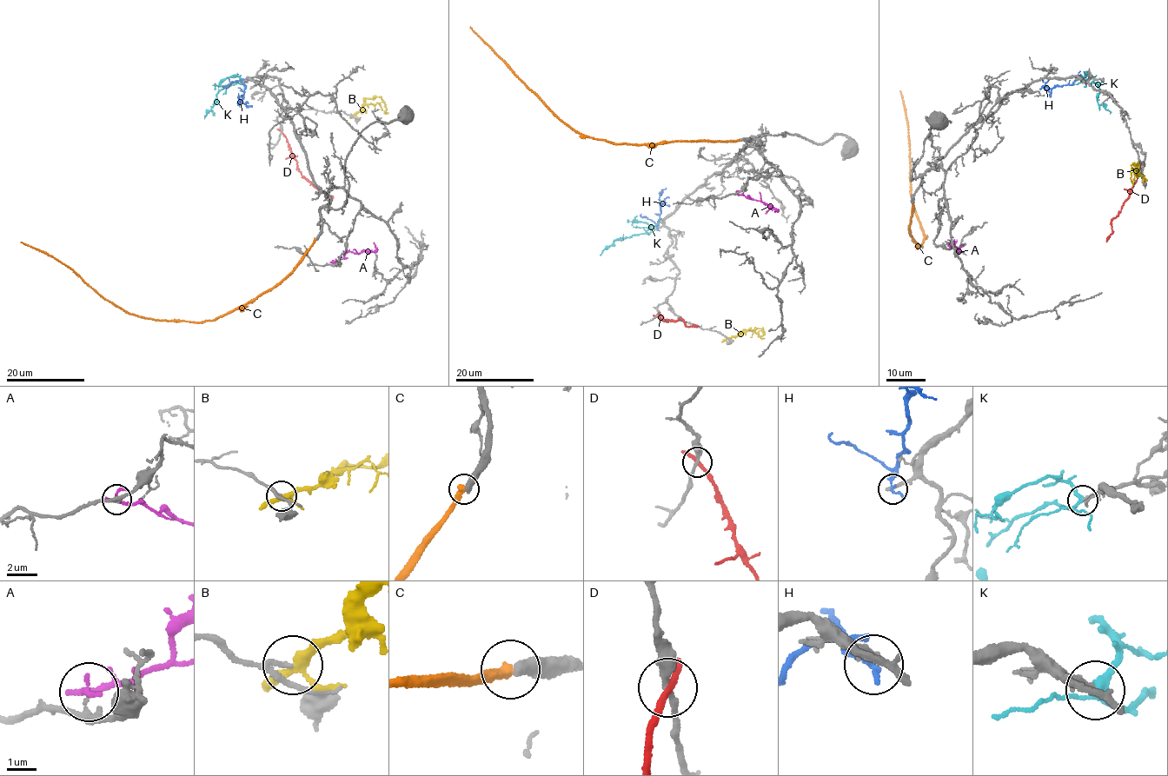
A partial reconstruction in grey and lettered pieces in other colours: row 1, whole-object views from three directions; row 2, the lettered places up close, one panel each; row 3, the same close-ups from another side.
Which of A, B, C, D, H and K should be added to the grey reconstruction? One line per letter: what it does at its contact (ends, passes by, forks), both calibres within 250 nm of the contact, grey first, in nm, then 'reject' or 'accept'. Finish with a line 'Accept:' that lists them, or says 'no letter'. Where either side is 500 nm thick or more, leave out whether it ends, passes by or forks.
A: it passes by; 90 nm thick on the grey side, 180 nm on the other; reject
B: it forks there; 130 nm thick on the grey side, 280 nm on the other; reject
C: it ends there; 440 nm thick on the grey side, 380 nm on the other; reject
D: it passes by; 240 nm thick on the grey side, 220 nm on the other; reject
H: it ends there; 240 nm thick on the grey side, 170 nm on the other; reject
K: it forks there; 200 nm thick on the grey side, 200 nm on the other; accept
Accept: K

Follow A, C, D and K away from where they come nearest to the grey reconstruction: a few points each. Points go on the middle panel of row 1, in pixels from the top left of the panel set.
A: (735, 193), (761, 201), (778, 208), (775, 212)
C: (740, 139), (728, 142), (680, 141), (637, 145), (582, 137), (556, 118), (470, 26)
D: (657, 316), (660, 321), (680, 319), (686, 326), (696, 327)
K: (654, 228), (649, 233), (613, 241), (600, 255)

